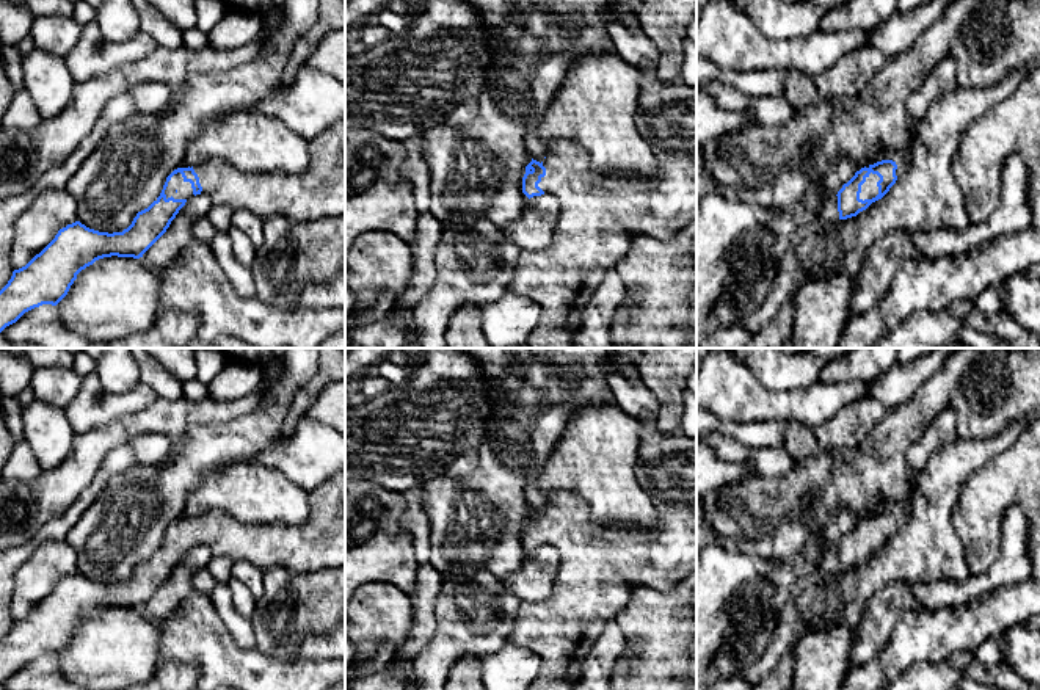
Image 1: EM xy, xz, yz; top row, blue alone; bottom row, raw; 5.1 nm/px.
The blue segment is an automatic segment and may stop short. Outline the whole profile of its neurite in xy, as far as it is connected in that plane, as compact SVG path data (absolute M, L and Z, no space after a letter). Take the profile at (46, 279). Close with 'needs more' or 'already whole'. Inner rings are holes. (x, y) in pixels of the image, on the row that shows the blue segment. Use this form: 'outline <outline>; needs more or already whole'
outline M345 119L309 140L307 152L306 171L295 176L245 172L221 158L207 158L191 168L182 165L166 177L160 196L147 209L138 212L122 232L99 232L80 221L67 224L25 267L14 270L8 284L0 290L0 332L35 307L56 306L67 295L77 274L96 260L111 256L143 257L166 232L185 202L196 194L207 194L213 205L227 205L234 210L246 209L262 220L282 215L292 223L304 223L345 216Z; needs more

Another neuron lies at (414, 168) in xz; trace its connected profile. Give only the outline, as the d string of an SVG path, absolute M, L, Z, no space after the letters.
M420 136L403 141L406 158L400 168L403 177L413 185L413 194L417 213L430 212L431 188L430 169L424 158L424 140Z

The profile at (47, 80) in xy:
M33 49L22 61L25 91L30 94L39 116L52 119L71 102L74 78L64 56Z

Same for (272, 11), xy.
M223 0L229 8L251 11L260 16L262 28L273 36L282 27L284 0Z

